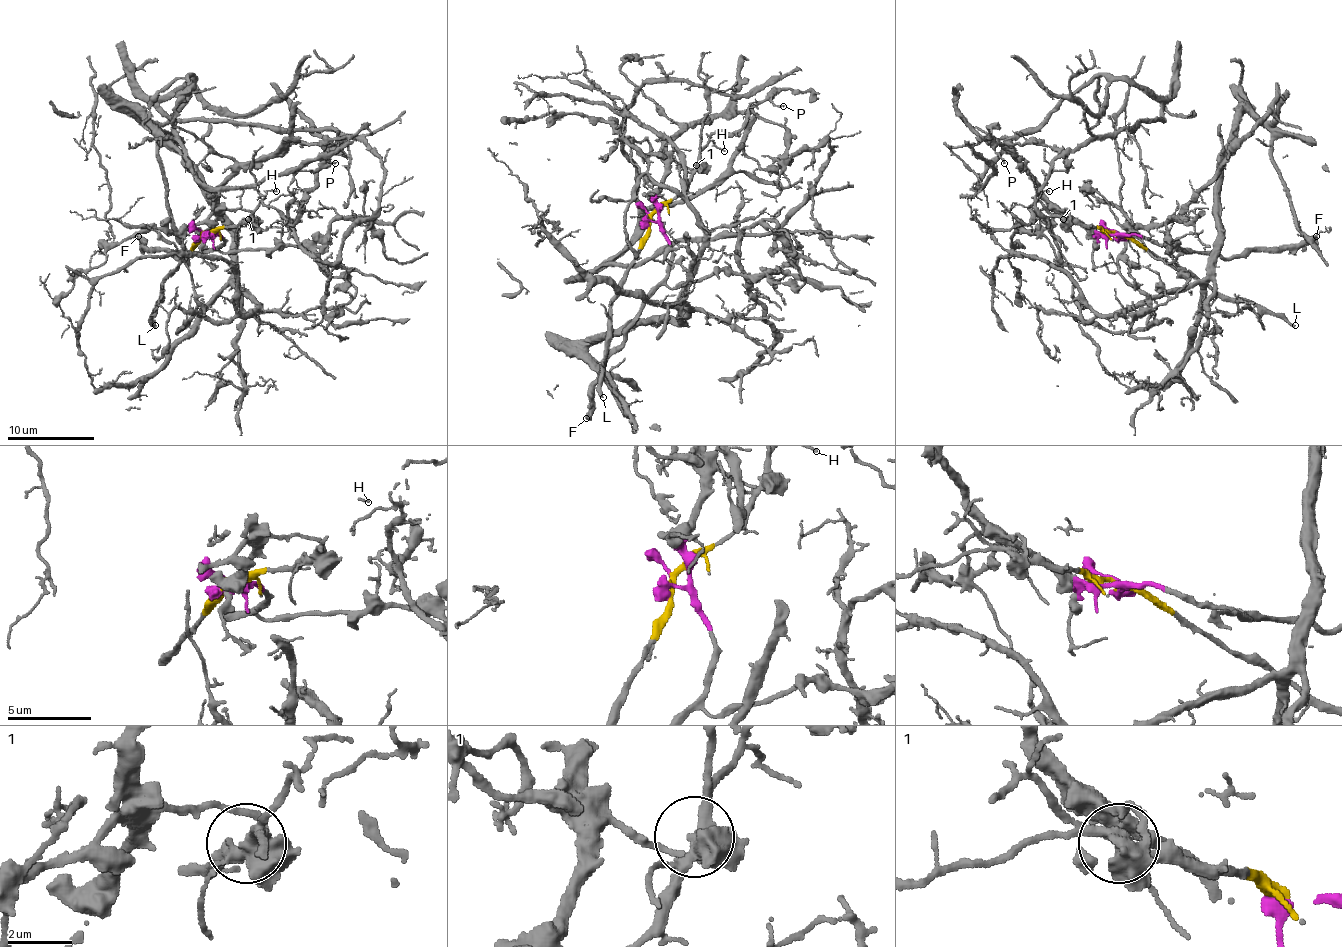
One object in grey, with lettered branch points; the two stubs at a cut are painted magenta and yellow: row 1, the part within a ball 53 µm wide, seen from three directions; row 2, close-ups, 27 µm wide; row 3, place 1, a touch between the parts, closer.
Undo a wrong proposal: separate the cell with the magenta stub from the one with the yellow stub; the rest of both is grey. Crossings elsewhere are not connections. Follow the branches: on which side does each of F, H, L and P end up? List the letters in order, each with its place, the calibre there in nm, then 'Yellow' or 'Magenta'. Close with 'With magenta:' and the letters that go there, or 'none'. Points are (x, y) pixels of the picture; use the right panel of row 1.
F: Place: (1316, 236). Thickness 360 nm. Magenta
H: Place: (1049, 191). Thickness 120 nm. Yellow
L: Place: (1295, 325). Thickness 280 nm. Yellow
P: Place: (1004, 163). Thickness 140 nm. Magenta
With magenta: F, P

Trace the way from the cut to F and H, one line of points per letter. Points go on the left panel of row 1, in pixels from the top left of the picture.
F: (201, 235), (223, 240), (218, 246), (179, 257), (151, 251), (138, 235)
H: (201, 235), (238, 227), (268, 190), (277, 192)

